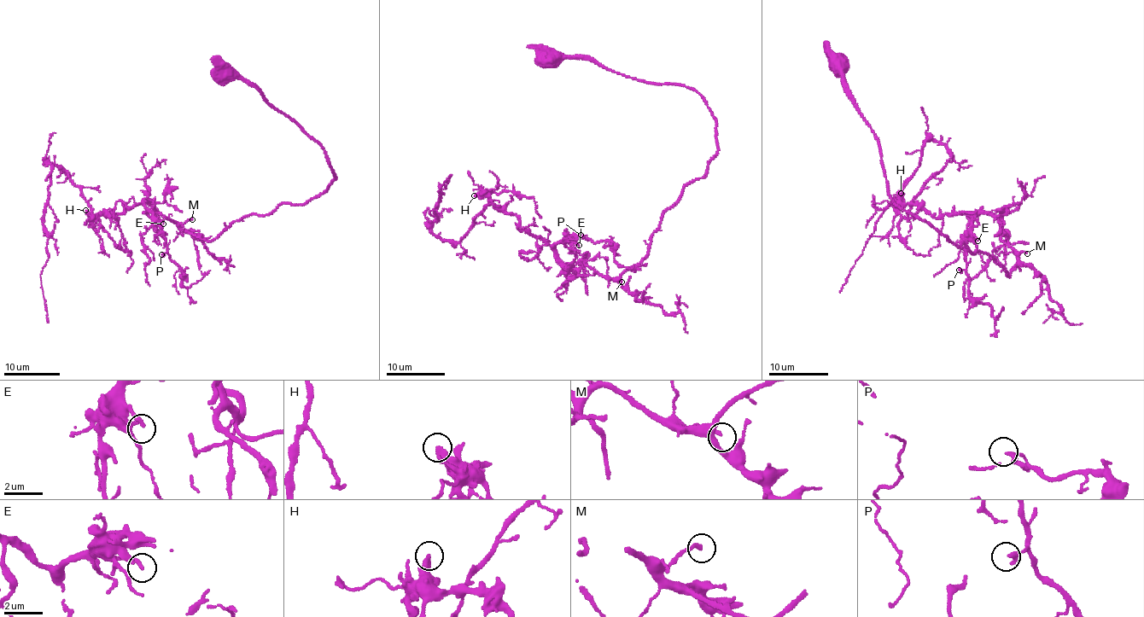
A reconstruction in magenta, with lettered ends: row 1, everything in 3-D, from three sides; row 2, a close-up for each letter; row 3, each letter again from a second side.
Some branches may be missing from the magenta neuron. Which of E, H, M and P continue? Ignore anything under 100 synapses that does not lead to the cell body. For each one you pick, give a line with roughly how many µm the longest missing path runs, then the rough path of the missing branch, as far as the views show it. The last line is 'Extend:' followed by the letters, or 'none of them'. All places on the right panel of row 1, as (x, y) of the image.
Extend: none of them

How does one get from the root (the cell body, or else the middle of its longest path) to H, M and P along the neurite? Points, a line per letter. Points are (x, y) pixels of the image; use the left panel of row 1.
H: (219, 75), (242, 77), (321, 147), (335, 176), (327, 189), (210, 241), (146, 200), (117, 220), (85, 210)
M: (219, 75), (242, 77), (288, 115), (335, 176), (303, 204), (246, 215), (210, 241), (181, 228), (192, 219)
P: (219, 75), (242, 77), (288, 115), (335, 176), (303, 204), (246, 215), (210, 241), (146, 200), (161, 254)

